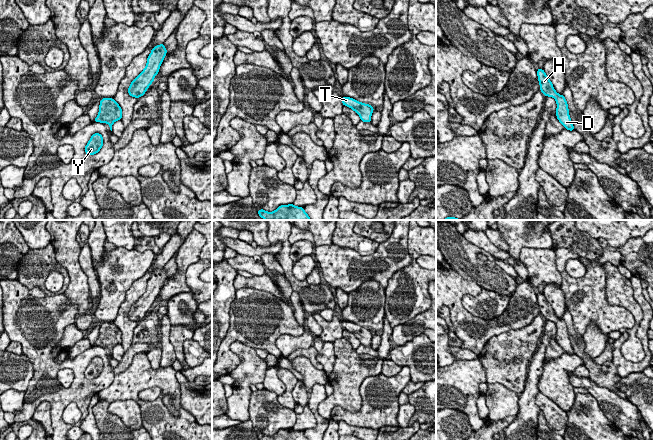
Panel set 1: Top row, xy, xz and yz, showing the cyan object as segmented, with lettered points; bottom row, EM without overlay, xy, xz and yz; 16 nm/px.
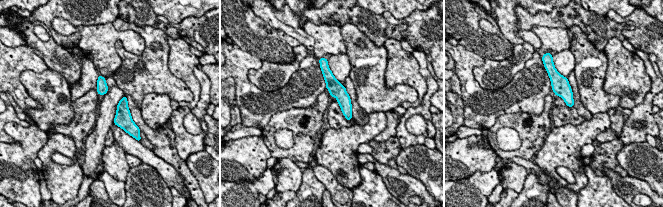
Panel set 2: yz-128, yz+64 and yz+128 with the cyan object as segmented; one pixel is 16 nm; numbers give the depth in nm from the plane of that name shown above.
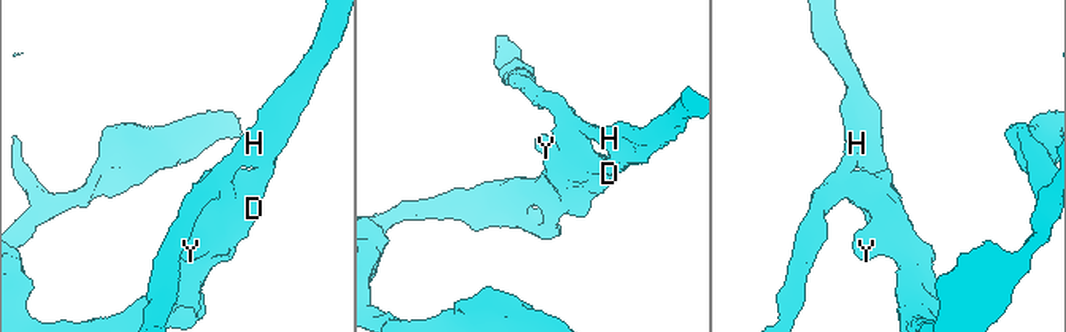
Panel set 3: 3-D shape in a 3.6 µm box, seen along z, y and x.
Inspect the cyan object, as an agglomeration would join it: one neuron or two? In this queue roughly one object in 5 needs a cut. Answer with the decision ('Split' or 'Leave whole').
Leave whole

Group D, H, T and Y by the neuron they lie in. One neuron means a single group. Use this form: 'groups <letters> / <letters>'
groups D H T Y

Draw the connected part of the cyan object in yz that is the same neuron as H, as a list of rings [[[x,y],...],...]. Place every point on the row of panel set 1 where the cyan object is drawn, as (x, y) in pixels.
[[[539,68],[537,70],[537,76],[540,84],[540,91],[544,94],[544,96],[553,97],[556,100],[557,119],[565,127],[565,129],[573,131],[575,128],[569,115],[568,104],[565,97],[555,91],[552,82],[550,81],[543,69]]]

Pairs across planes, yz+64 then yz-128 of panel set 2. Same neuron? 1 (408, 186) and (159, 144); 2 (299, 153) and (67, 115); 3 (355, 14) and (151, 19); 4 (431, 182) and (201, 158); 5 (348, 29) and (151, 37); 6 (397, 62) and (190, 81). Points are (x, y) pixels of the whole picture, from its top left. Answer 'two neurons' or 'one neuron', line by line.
1: two neurons
2: two neurons
3: one neuron
4: one neuron
5: one neuron
6: one neuron

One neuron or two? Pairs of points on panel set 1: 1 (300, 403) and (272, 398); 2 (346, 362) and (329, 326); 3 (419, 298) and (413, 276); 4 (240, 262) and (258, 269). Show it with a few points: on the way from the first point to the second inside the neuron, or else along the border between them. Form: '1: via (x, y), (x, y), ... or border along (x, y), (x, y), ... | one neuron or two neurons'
1: border along (293, 409), (296, 414) | two neurons
2: border along (342, 336), (332, 342) | two neurons
3: via (416, 293), (413, 281) | one neuron
4: via (244, 263), (254, 267) | one neuron

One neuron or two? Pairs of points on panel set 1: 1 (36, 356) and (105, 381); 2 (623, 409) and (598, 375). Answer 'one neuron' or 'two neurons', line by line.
1: one neuron
2: two neurons

